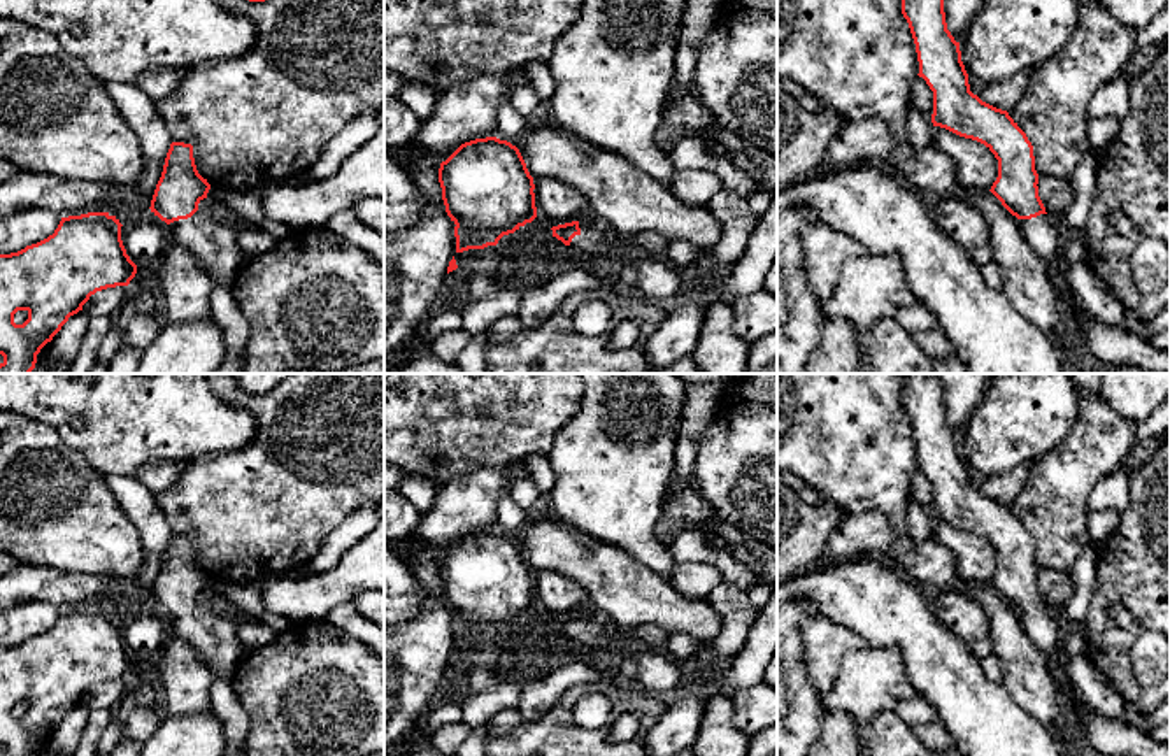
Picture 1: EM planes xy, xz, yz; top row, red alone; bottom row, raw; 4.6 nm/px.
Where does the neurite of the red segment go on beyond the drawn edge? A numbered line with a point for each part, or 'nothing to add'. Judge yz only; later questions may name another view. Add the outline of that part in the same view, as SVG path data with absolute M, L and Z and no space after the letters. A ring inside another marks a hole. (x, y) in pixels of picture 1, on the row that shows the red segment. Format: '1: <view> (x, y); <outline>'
1: yz (1041, 234); M1040 214L1031 219L1019 219L1019 225L1026 242L1042 260L1047 272L1061 263L1063 244L1056 226L1049 221L1047 214Z

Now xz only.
1: xz (595, 248); M588 219L579 221L581 233L570 242L570 247L582 258L584 265L617 265L626 253L624 240L609 237Z

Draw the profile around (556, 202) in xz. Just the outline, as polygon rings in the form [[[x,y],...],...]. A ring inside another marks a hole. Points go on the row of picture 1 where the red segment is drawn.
[[[537,177],[533,184],[537,216],[549,226],[591,218],[588,198],[575,188],[554,177]]]

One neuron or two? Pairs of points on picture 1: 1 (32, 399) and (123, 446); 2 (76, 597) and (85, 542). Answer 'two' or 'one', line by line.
1: one
2: two

